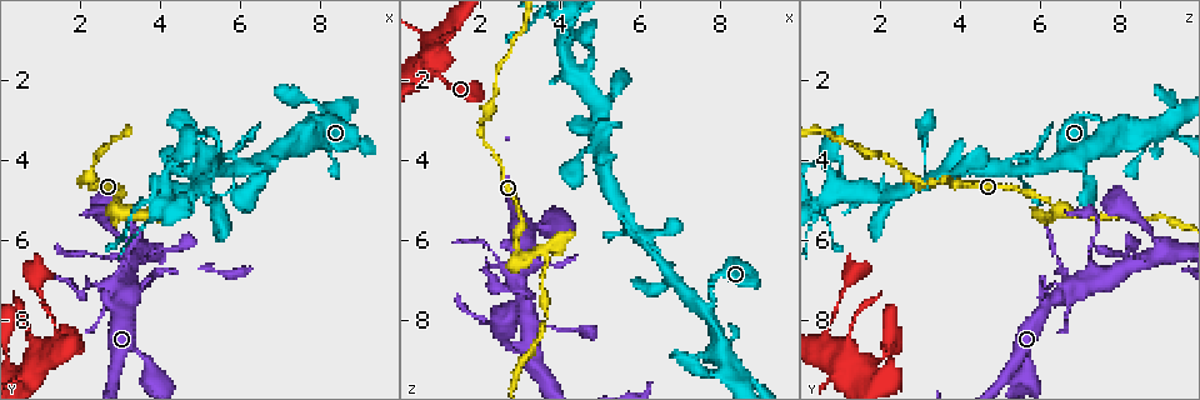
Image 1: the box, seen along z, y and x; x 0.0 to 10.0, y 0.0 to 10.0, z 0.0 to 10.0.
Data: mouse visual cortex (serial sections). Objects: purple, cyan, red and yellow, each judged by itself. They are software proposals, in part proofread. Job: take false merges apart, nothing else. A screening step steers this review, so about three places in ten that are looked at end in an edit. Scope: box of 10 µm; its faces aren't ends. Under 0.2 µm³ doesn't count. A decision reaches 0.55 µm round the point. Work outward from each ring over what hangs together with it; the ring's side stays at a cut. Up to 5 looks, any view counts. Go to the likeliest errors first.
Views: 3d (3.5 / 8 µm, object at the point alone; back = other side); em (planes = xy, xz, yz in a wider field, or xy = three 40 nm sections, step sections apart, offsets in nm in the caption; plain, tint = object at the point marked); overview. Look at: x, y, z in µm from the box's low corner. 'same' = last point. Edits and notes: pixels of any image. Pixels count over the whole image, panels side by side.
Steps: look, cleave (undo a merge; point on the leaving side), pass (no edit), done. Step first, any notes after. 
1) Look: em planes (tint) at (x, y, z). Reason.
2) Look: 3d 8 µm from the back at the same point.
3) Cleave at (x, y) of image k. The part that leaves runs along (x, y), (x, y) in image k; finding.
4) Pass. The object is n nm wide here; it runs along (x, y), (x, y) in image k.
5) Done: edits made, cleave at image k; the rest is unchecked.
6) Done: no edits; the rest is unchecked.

Look: 3d 3.5 µm at (3.65, 5.30, 6.55). Abrupt turn.

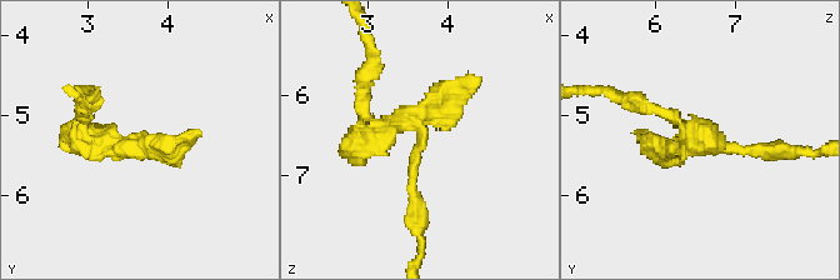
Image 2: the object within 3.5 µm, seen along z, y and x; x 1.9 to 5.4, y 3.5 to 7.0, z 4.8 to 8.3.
Look: em xy step 2 (tint) at (3.65, 5.30, 6.55). Shape alone is not enough.

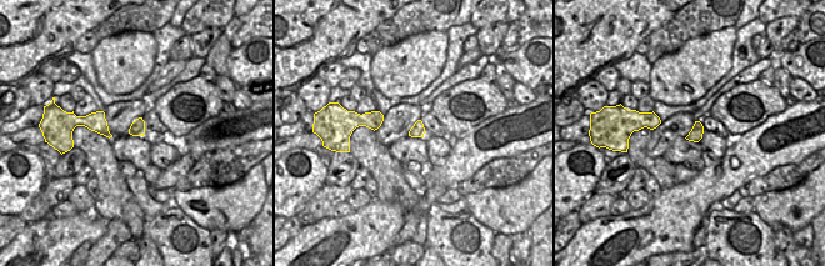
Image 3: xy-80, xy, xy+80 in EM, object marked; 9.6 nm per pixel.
Pass. It runs along (360, 126), (421, 129), (410, 180), (418, 215) in image 2; continuous, no second cell.

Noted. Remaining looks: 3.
Look: 3d 3.5 µm at (4.15, 4.25, 0.65). Sharp bend.

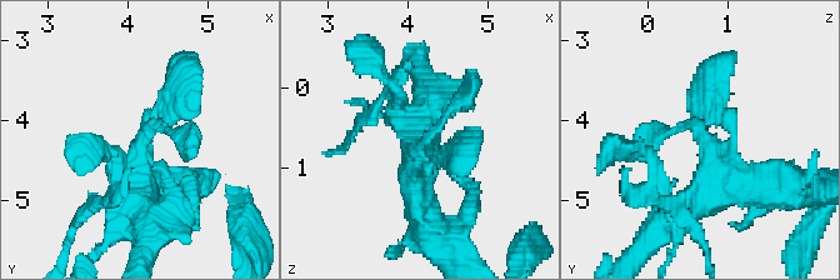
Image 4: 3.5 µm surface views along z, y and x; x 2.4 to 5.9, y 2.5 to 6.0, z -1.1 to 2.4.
Look: em xy step 5 (tint) at (4.15, 4.25, 0.70). The arms are 150, 400 nm wide; shape alone is not enough.

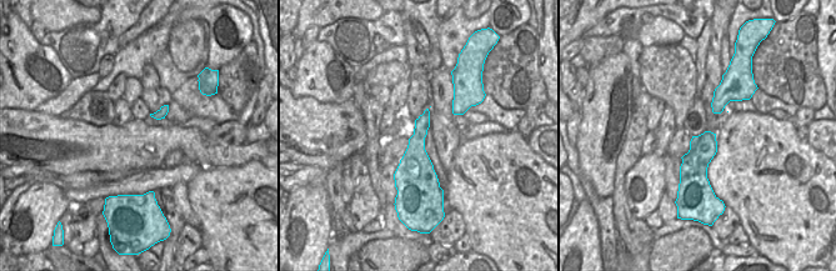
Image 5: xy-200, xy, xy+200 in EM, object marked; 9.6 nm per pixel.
Look: em xy step 3 (tint) at the same point.

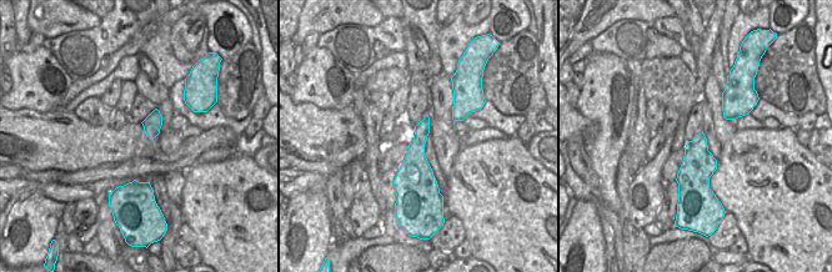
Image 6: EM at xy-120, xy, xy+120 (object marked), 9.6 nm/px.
Pass. It runs along (420, 191), (416, 150), (465, 89) in image 4; all the same cell.

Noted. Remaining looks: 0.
Done: no edits; the rest is unchecked.

